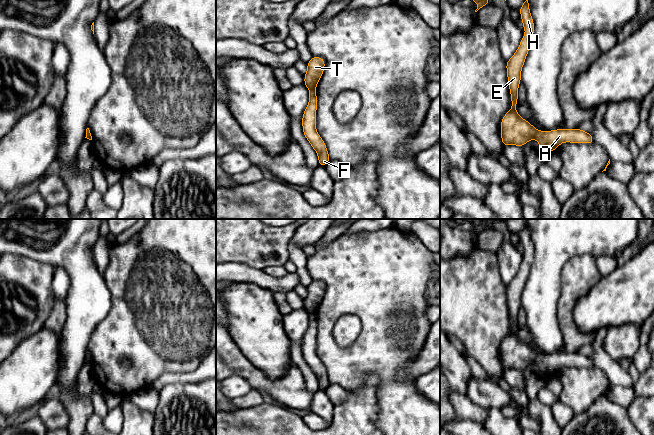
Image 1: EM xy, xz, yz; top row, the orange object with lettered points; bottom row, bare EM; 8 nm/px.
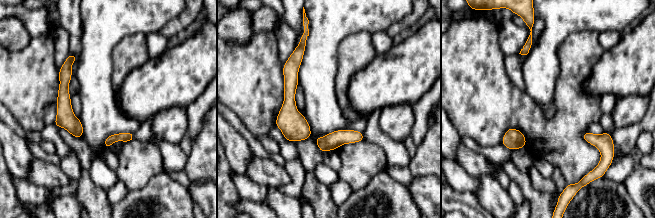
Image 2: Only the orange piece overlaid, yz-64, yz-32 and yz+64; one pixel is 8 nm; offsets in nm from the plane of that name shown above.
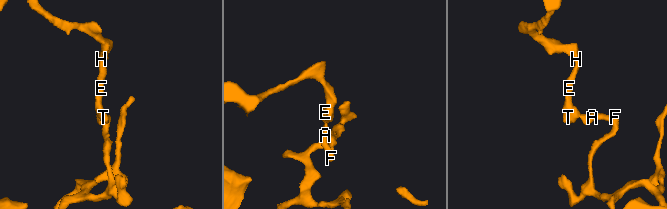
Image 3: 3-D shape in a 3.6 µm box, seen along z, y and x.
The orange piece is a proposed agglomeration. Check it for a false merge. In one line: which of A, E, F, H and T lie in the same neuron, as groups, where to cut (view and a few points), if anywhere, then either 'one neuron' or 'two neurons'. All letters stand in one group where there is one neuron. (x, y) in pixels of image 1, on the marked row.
groups A F / E H T; cut yz (537, 131), (534, 137); two neurons

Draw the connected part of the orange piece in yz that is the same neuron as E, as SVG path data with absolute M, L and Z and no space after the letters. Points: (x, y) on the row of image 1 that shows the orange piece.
M528 0L519 8L525 35L521 39L514 55L505 63L509 91L511 95L511 109L501 120L500 132L503 146L516 145L523 147L531 139L535 138L536 128L515 110L518 104L518 88L521 83L521 70L529 52L534 35L534 21L530 14Z

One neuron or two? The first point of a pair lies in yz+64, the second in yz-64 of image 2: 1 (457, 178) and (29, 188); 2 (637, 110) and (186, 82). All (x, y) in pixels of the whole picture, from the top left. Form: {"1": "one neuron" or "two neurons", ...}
{"1": "one neuron", "2": "two neurons"}

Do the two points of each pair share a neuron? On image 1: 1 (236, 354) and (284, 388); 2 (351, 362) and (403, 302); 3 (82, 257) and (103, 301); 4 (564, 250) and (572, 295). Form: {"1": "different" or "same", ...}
{"1": "same", "2": "same", "3": "same", "4": "different"}

